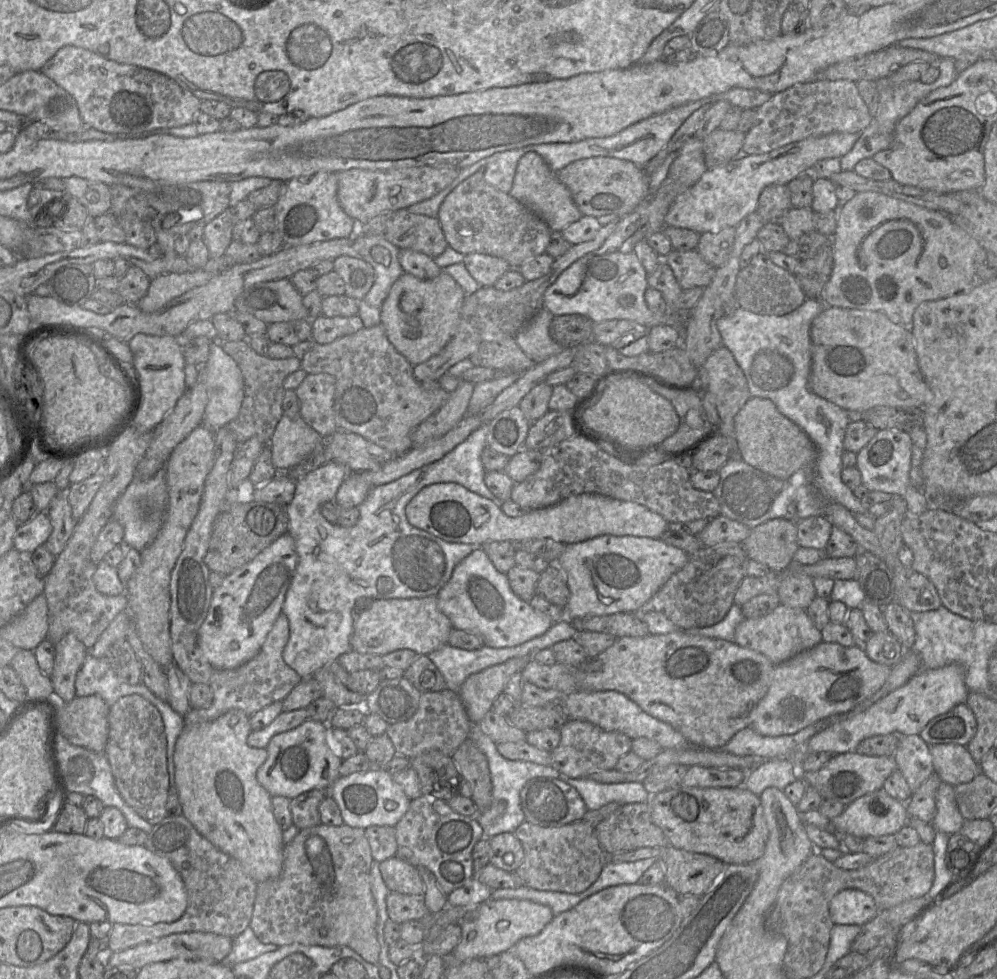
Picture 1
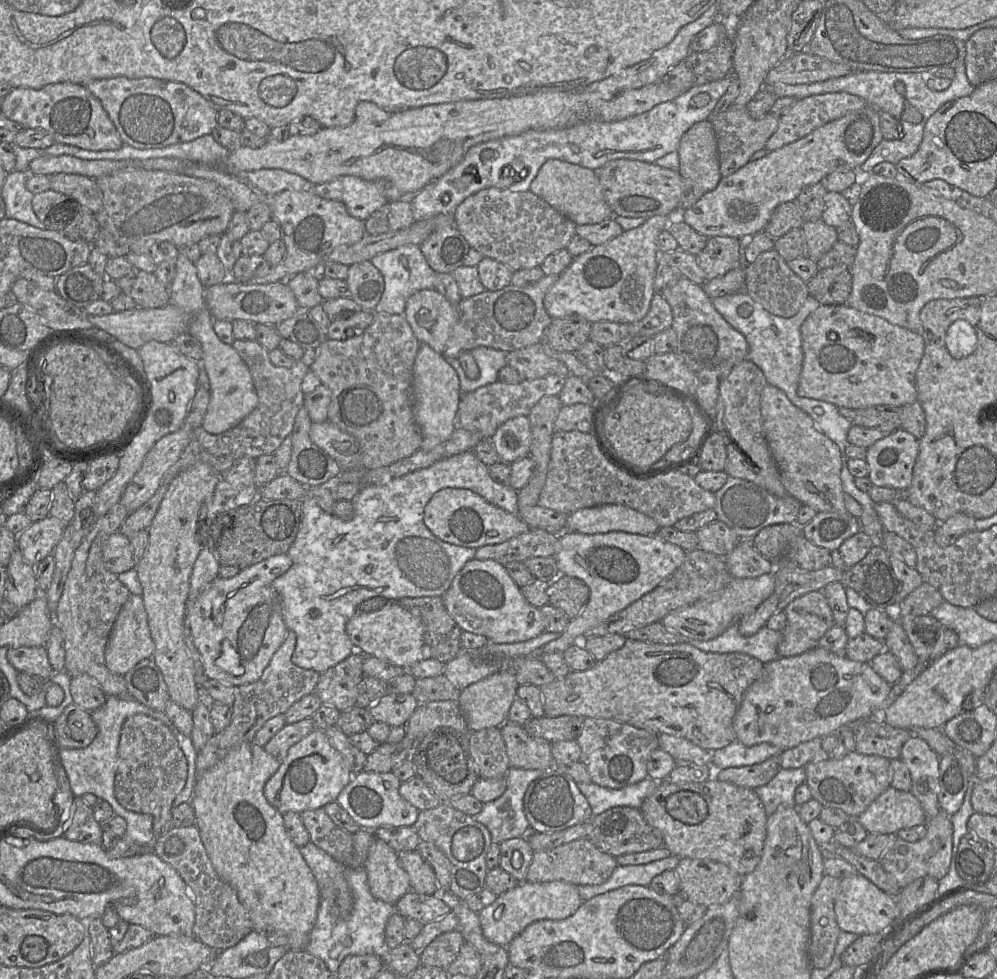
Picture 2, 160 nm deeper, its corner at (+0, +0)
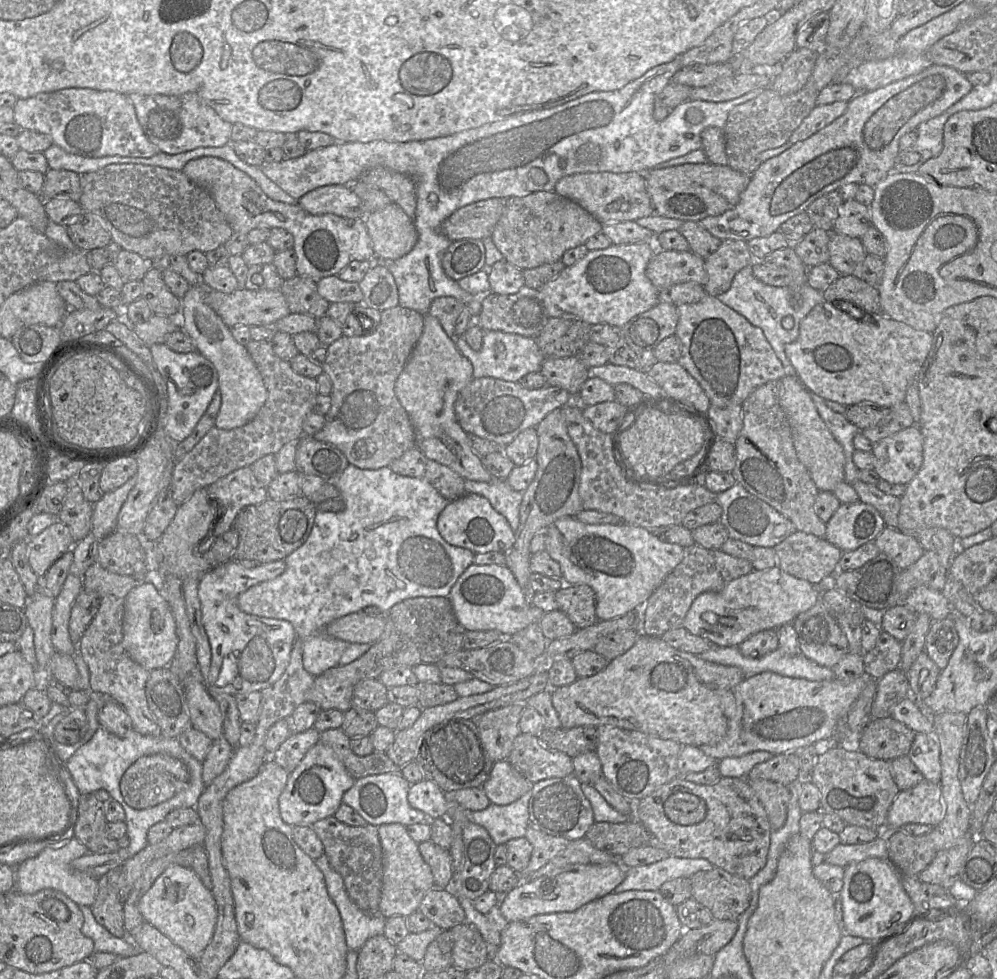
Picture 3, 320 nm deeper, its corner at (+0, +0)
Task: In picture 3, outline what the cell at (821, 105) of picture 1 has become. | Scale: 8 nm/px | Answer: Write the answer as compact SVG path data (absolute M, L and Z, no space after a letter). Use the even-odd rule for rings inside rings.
M843 101L827 105L817 105L802 121L785 144L791 143L794 145L810 138L842 116L846 112L847 107L848 103Z

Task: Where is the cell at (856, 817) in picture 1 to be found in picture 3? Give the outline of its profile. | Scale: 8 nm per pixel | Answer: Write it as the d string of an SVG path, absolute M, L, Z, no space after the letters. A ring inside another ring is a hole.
M923 779L918 785L901 790L892 802L886 827L900 830L908 823L937 826L945 815L945 805L939 783Z

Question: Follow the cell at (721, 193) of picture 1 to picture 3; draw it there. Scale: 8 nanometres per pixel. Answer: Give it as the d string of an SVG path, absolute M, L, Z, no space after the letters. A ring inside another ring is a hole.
M934 65L922 72L893 82L882 88L858 92L848 102L846 112L810 138L798 142L782 154L763 162L751 175L750 183L743 191L739 203L719 216L699 221L711 235L724 240L749 242L778 232L780 226L793 216L806 212L818 198L855 183L871 188L892 173L900 152L900 139L913 132L923 122L944 113L949 107L967 95L973 88L965 74L949 66Z

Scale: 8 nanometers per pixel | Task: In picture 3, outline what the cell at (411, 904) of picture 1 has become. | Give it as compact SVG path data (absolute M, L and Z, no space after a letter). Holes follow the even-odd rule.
M432 888L423 897L418 911L442 930L465 922L465 912L458 899L445 888Z

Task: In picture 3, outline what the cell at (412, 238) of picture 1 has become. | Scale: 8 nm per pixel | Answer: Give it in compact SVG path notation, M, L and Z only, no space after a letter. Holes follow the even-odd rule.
M466 238L451 242L442 257L445 274L455 280L470 276L485 266L485 247L480 239Z

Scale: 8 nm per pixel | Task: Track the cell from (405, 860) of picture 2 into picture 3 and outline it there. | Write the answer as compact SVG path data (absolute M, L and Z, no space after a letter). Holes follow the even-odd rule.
M428 840L419 844L419 851L431 869L434 888L446 888L452 877L452 859L449 850Z

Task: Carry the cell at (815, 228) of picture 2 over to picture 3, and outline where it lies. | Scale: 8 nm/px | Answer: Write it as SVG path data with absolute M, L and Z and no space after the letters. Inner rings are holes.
M830 233L829 254L829 264L837 270L840 275L853 275L856 267L860 265L868 255L860 239L850 238L836 233Z

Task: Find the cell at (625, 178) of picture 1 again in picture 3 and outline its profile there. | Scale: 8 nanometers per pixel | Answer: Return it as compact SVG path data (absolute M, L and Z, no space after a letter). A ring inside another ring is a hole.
M704 163L652 169L645 173L645 180L655 215L699 222L733 209L750 183L751 175L735 171L728 165Z

